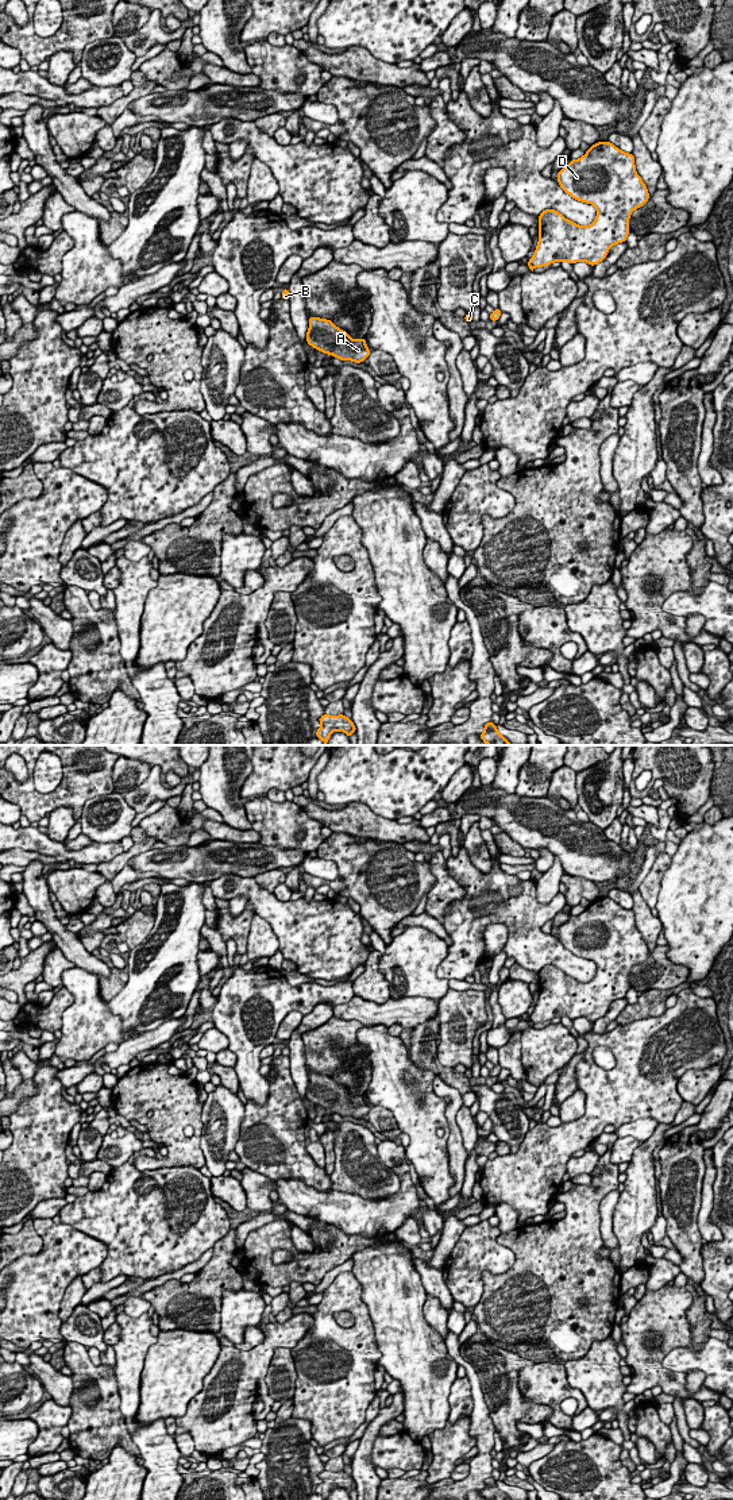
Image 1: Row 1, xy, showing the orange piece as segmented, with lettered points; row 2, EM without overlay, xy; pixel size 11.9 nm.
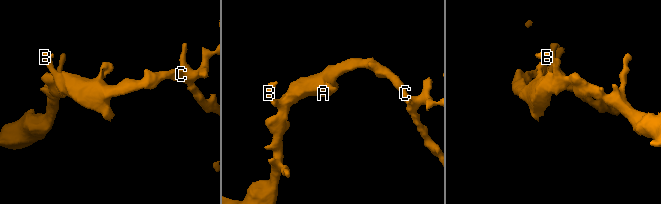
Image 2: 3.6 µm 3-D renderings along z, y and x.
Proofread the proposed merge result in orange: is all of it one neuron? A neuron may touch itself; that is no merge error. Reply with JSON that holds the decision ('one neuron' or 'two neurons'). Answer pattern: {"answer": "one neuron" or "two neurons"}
{"answer": "two neurons"}

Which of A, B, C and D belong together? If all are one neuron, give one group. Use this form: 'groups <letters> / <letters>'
groups A B C / D

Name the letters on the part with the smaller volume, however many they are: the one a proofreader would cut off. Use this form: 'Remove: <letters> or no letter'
Remove: A, B, C

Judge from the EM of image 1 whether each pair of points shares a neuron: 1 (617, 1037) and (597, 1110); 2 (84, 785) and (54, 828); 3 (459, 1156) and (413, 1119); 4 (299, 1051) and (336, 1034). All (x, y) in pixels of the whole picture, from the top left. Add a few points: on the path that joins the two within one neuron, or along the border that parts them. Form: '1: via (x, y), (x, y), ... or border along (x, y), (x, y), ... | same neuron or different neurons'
1: via (622, 1055), (622, 1084), (614, 1092) | same neuron
2: border along (49, 812), (58, 806), (69, 806), (76, 821) | different neurons
3: border along (446, 1113), (447, 1160), (452, 1176) | different neurons
4: border along (300, 1034), (304, 1042), (304, 1064), (308, 1072) | different neurons

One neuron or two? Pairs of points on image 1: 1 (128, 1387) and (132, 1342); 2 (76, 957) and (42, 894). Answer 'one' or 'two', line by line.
1: one
2: one

